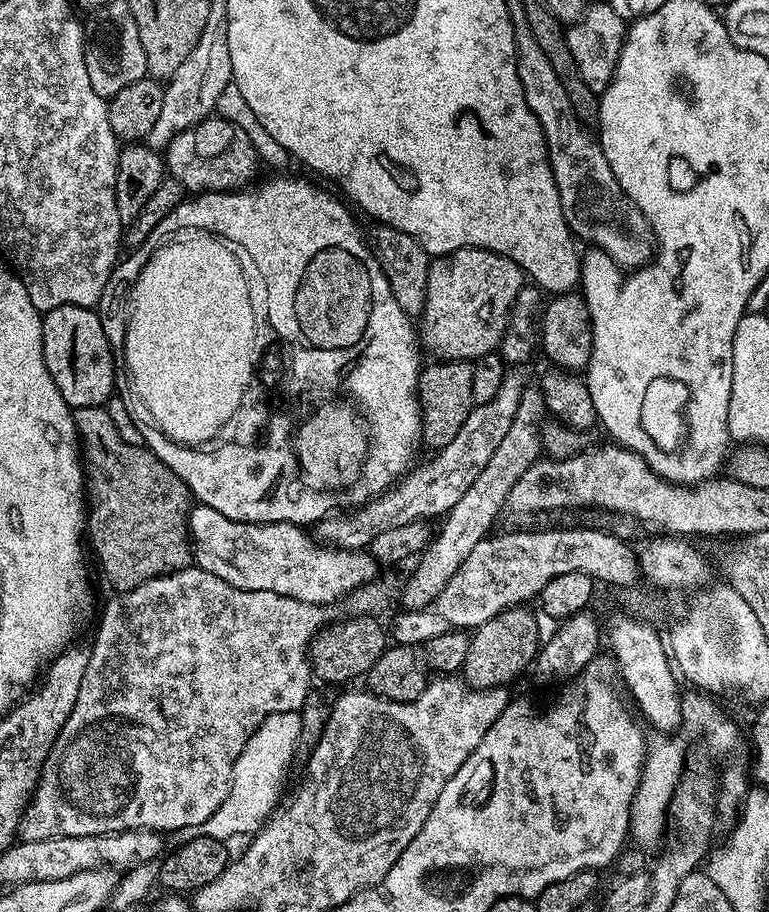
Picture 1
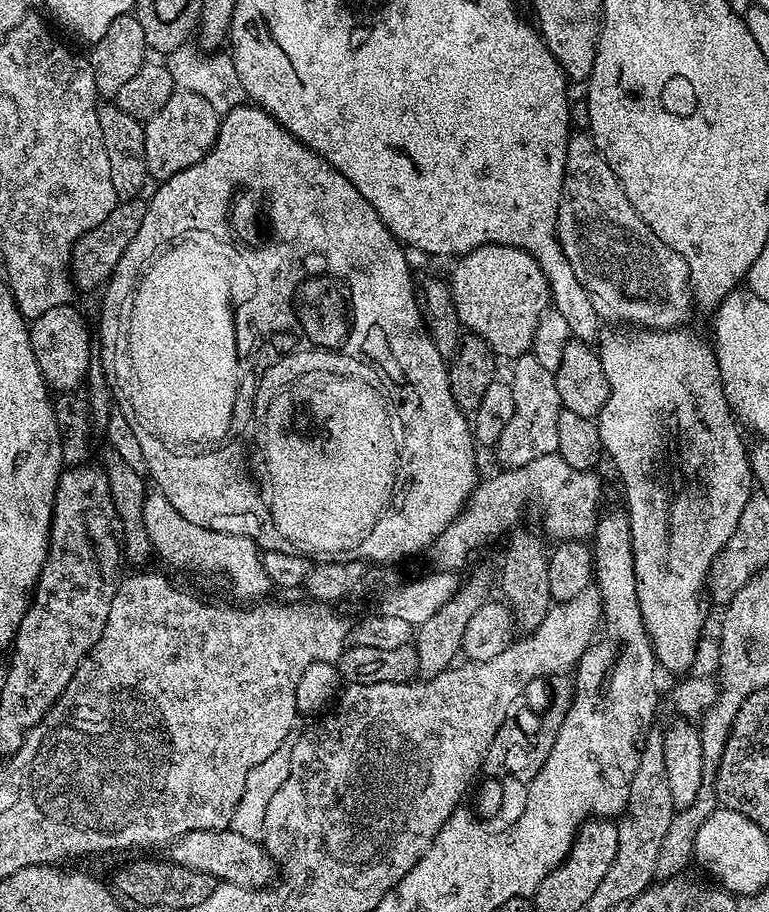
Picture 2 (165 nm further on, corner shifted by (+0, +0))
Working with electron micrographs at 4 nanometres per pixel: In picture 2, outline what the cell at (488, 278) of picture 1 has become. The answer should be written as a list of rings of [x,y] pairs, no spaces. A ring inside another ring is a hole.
[[[505,244],[478,246],[465,252],[453,264],[456,265],[452,268],[450,287],[461,325],[471,335],[484,339],[497,357],[515,358],[525,355],[532,348],[539,319],[550,307],[548,279],[546,274],[542,274],[542,266],[538,266],[536,259],[526,250]]]

